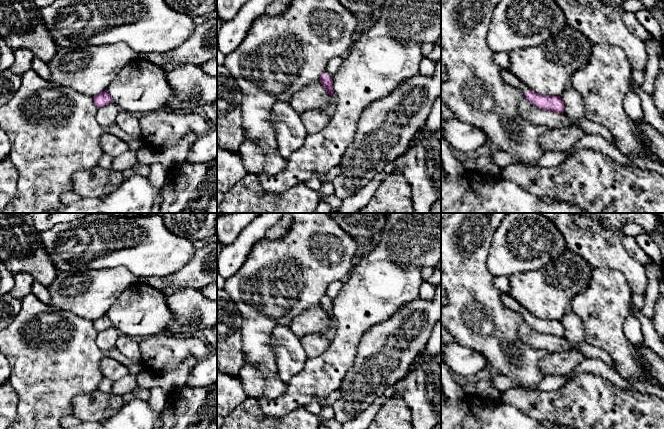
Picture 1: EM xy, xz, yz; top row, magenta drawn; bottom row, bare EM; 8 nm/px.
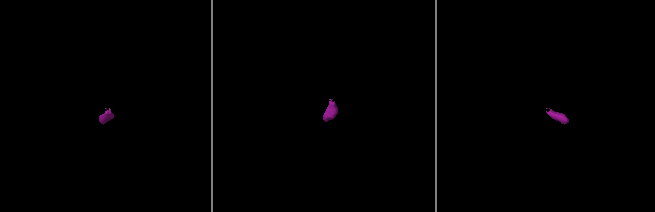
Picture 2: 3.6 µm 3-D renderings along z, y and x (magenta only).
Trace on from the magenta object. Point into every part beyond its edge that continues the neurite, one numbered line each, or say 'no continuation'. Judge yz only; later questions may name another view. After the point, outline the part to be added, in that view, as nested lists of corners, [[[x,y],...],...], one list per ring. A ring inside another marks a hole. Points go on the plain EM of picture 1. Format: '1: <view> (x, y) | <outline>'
1: yz (508, 301) | [[[502,293],[501,301],[505,307],[520,313],[523,317],[528,317],[531,315],[529,311],[515,301],[510,293]]]

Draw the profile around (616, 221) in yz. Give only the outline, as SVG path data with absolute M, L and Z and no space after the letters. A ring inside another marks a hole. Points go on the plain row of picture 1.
M568 213L572 216L588 215L595 220L603 220L605 225L622 234L622 228L627 222L633 222L642 226L654 239L658 246L661 259L657 263L661 279L664 280L664 239L657 227L654 213Z

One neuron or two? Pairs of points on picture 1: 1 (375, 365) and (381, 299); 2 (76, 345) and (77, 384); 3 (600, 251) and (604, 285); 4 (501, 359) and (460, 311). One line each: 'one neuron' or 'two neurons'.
1: two neurons
2: one neuron
3: two neurons
4: one neuron

